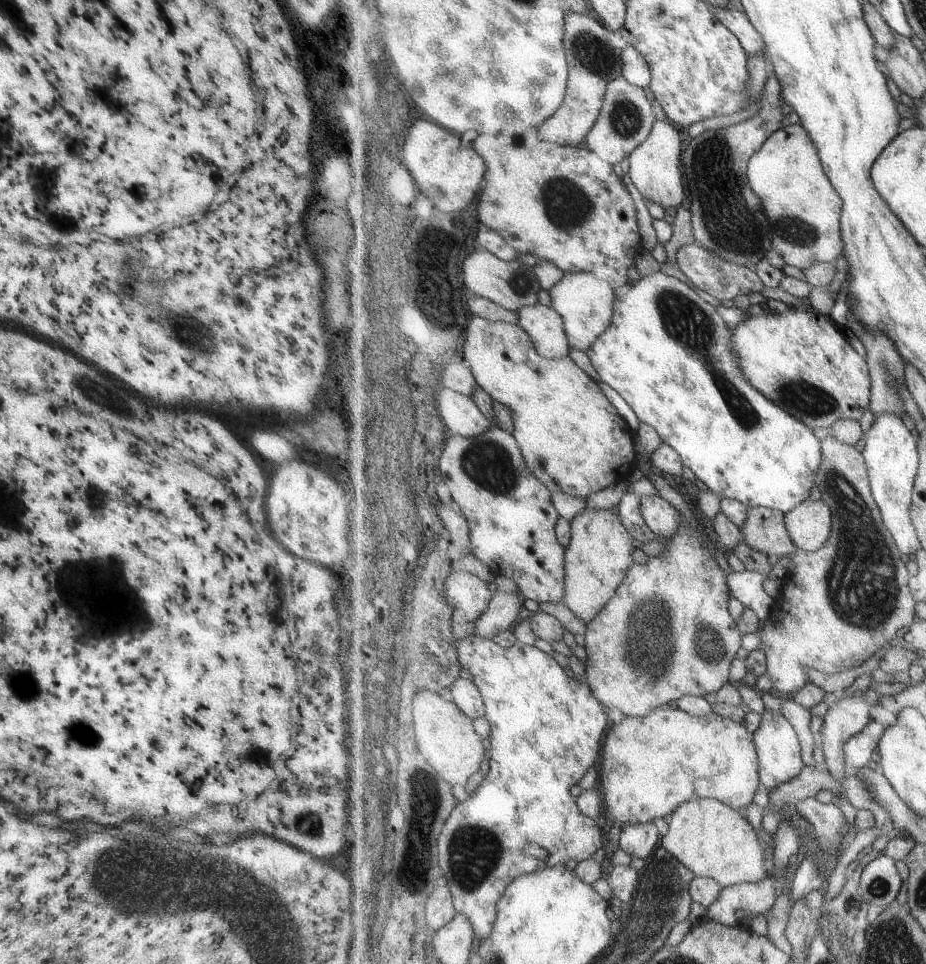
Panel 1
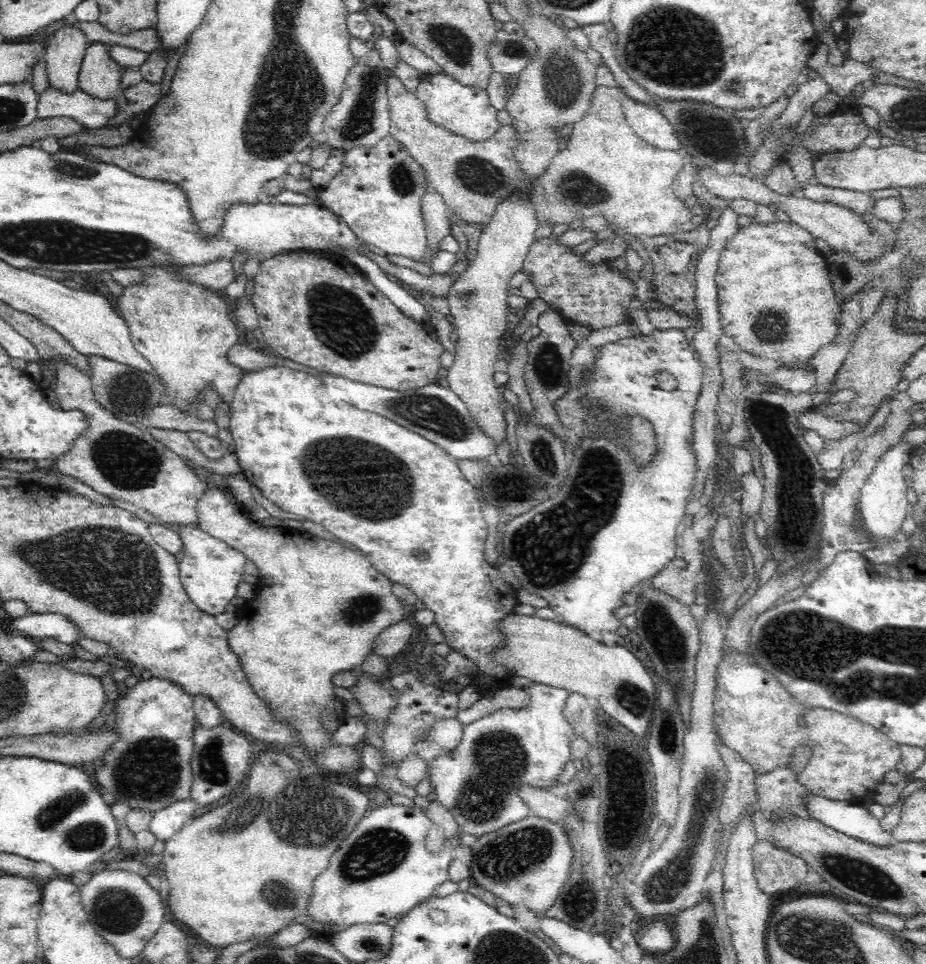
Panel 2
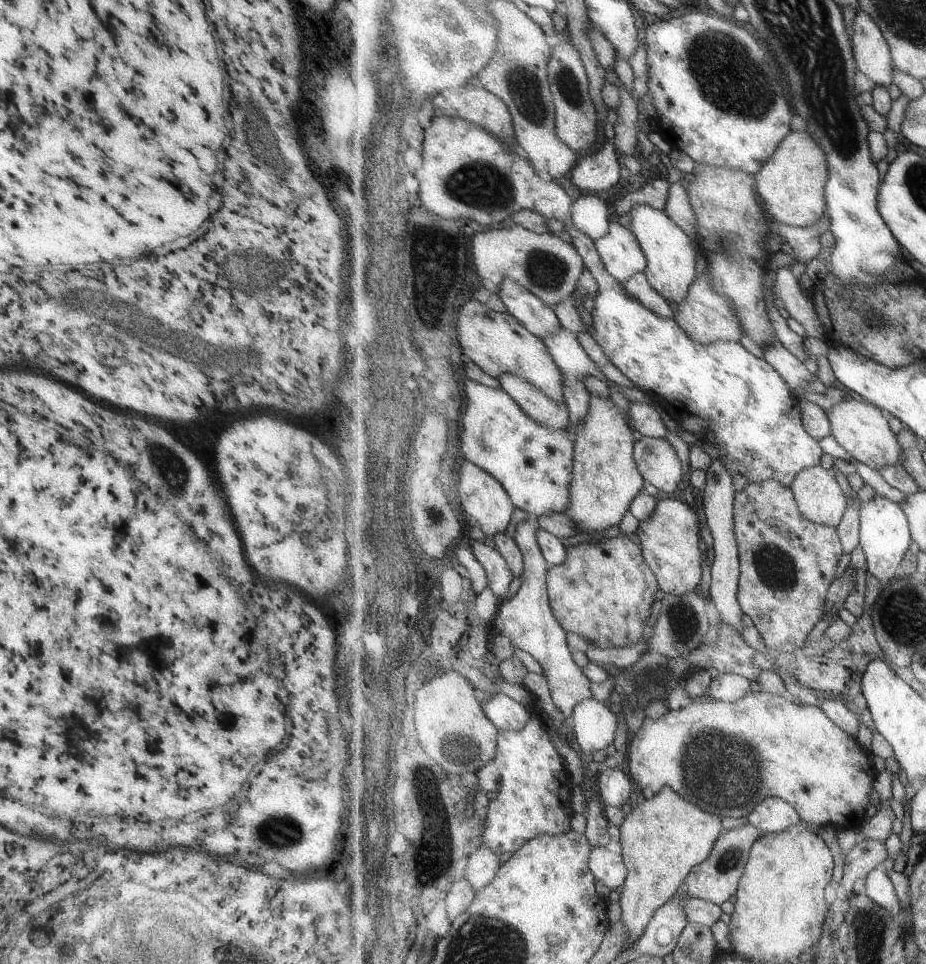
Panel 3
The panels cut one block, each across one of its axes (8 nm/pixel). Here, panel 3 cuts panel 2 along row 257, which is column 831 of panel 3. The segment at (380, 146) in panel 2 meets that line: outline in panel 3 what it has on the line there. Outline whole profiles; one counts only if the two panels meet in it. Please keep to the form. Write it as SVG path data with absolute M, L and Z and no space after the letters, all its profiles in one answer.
M845 398L832 409L827 410L829 420L832 422L832 435L838 444L853 458L873 468L882 469L885 466L902 466L904 461L904 448L901 446L898 435L891 430L885 411L873 403L861 402L857 398Z

